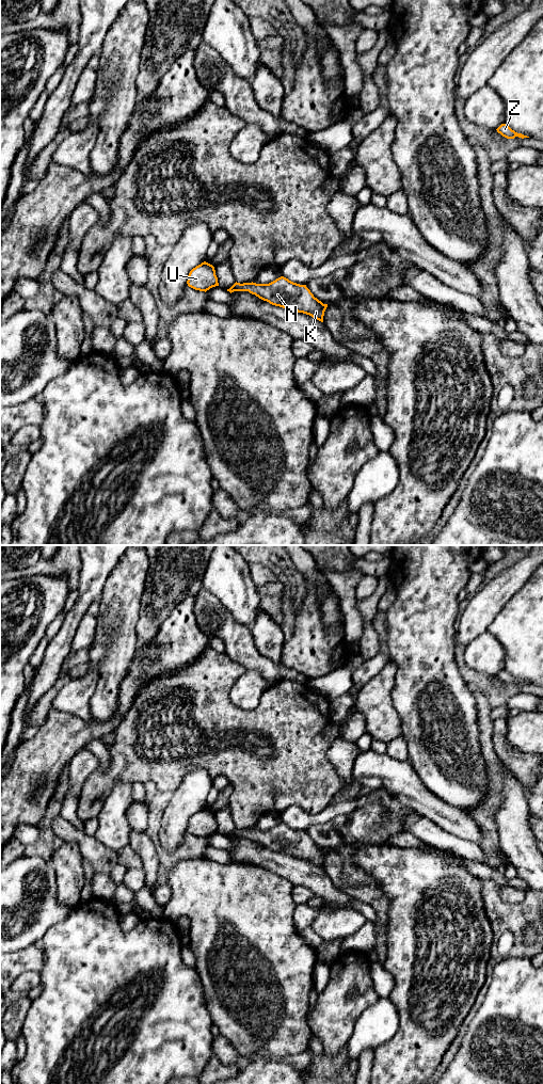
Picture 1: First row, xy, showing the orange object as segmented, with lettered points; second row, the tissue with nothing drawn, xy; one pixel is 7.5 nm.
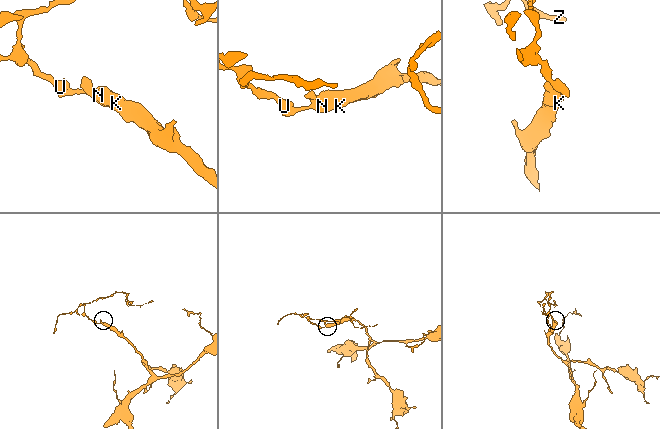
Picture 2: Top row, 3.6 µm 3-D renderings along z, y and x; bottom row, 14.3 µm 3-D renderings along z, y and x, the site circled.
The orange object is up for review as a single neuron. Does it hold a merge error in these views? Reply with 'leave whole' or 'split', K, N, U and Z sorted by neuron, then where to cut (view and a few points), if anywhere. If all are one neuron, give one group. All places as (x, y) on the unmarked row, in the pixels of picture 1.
leave whole | K N U Z | no cut

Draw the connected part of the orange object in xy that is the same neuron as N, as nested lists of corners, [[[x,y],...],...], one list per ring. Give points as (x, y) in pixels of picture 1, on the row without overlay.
[[[284,823],[269,830],[236,828],[227,838],[249,838],[272,851],[309,861],[321,868],[328,854],[314,843],[306,831],[293,829]]]

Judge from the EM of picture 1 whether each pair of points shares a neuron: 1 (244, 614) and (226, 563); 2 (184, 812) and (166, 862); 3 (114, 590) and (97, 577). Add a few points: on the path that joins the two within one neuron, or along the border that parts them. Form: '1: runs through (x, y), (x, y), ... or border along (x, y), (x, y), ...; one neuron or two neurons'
1: runs through (241, 601), (227, 576); one neuron
2: border along (186, 832), (182, 840), (170, 851), (158, 843); two neurons
3: border along (118, 561), (108, 576), (98, 599); two neurons

